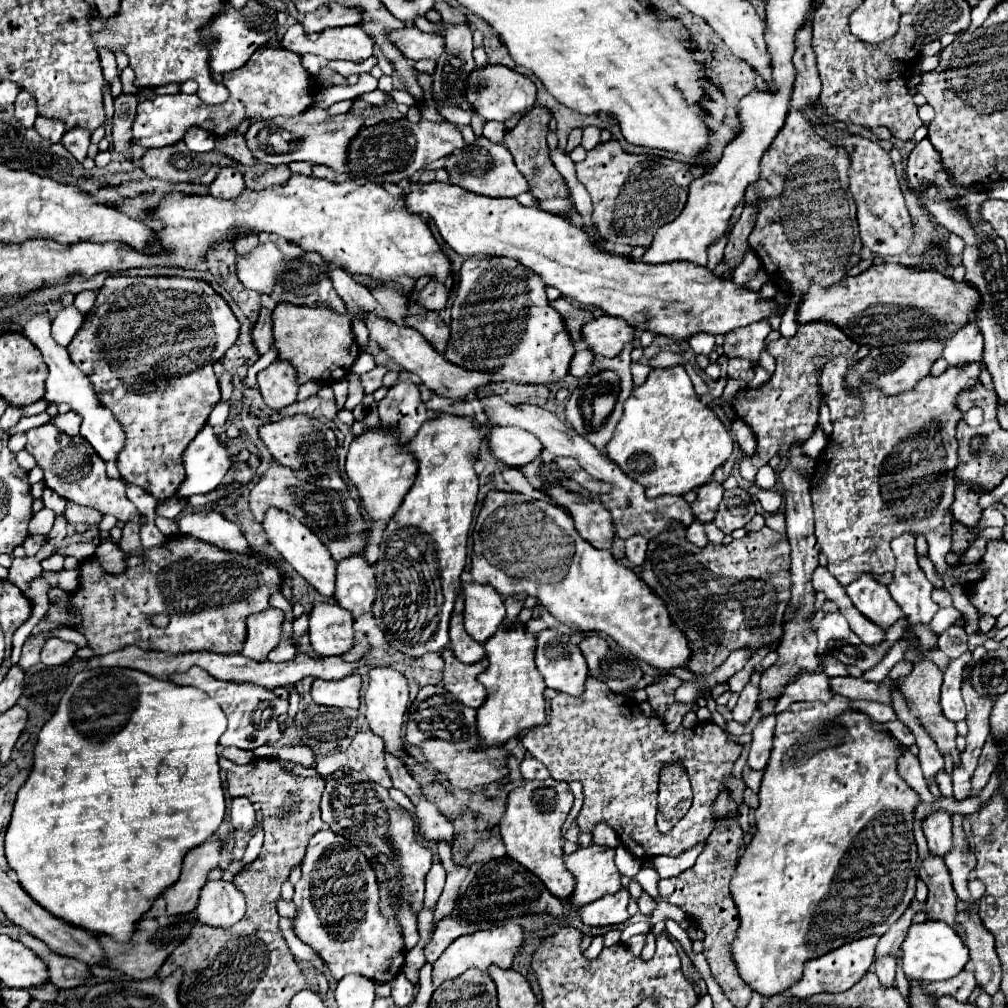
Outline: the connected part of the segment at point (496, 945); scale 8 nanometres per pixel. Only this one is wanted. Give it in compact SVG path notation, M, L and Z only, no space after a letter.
M508 922L504 926L496 926L492 930L482 930L482 932L474 932L468 936L460 936L444 950L444 954L438 958L438 962L434 962L432 982L438 988L442 982L454 980L460 974L464 974L468 968L488 970L488 966L492 966L492 964L500 966L502 970L510 970L512 968L512 956L522 948L522 944L524 944L522 928L518 924L512 924L512 922Z

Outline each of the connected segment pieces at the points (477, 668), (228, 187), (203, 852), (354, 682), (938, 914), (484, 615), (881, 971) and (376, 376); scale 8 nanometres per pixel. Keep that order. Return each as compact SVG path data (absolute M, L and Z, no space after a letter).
M444 650L442 658L446 662L444 666L444 688L454 694L464 706L470 706L478 710L484 704L486 690L478 682L478 674L482 674L488 668L488 660L484 658L482 662L476 664L462 664L452 650Z
M222 168L216 180L210 184L210 194L214 198L238 198L244 190L244 178L236 168Z
M212 834L204 844L192 848L192 852L186 854L180 880L170 886L162 896L168 902L170 914L188 914L196 908L198 894L208 880L210 870L218 868L220 862L220 850L224 840Z
M350 674L342 680L314 680L312 682L312 700L322 706L336 708L358 708L360 706L360 674Z
M926 854L920 864L920 878L928 886L926 910L930 920L942 920L956 928L956 894L952 890L952 880L944 858L936 858L934 854Z
M464 584L464 626L466 632L480 644L488 640L498 626L502 624L506 610L504 610L504 598L496 594L492 586L484 584Z
M880 956L874 962L874 972L878 974L884 986L894 986L894 968L896 968L896 956Z
M376 366L376 368L370 370L368 374L360 376L360 378L362 378L362 386L366 388L366 394L372 394L372 392L376 392L376 390L382 386L382 378L384 378L386 372L388 372L386 366Z

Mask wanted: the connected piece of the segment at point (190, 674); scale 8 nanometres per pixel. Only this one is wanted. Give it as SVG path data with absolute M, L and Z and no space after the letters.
M198 666L190 668L184 674L174 674L174 676L170 676L170 680L176 684L184 684L184 686L196 686L196 688L200 688L200 690L204 690L216 698L218 706L222 708L222 712L228 718L228 730L220 738L222 746L256 750L258 746L272 744L272 742L278 742L282 738L282 730L278 728L278 718L288 710L288 702L276 698L274 692L264 690L264 688L254 686L254 684L232 684L232 682L214 680L206 670L202 670Z

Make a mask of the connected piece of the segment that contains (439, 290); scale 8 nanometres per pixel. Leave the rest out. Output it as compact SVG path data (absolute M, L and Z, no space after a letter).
M430 282L420 292L420 304L424 304L428 310L442 310L448 302L448 288L442 282Z

